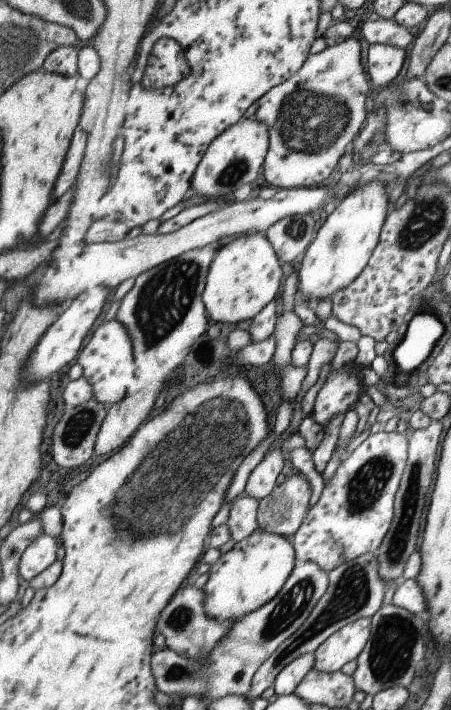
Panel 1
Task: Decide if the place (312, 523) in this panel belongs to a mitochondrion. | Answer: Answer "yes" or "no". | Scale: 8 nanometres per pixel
no

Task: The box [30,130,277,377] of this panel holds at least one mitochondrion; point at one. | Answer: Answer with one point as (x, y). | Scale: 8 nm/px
(162, 304)

